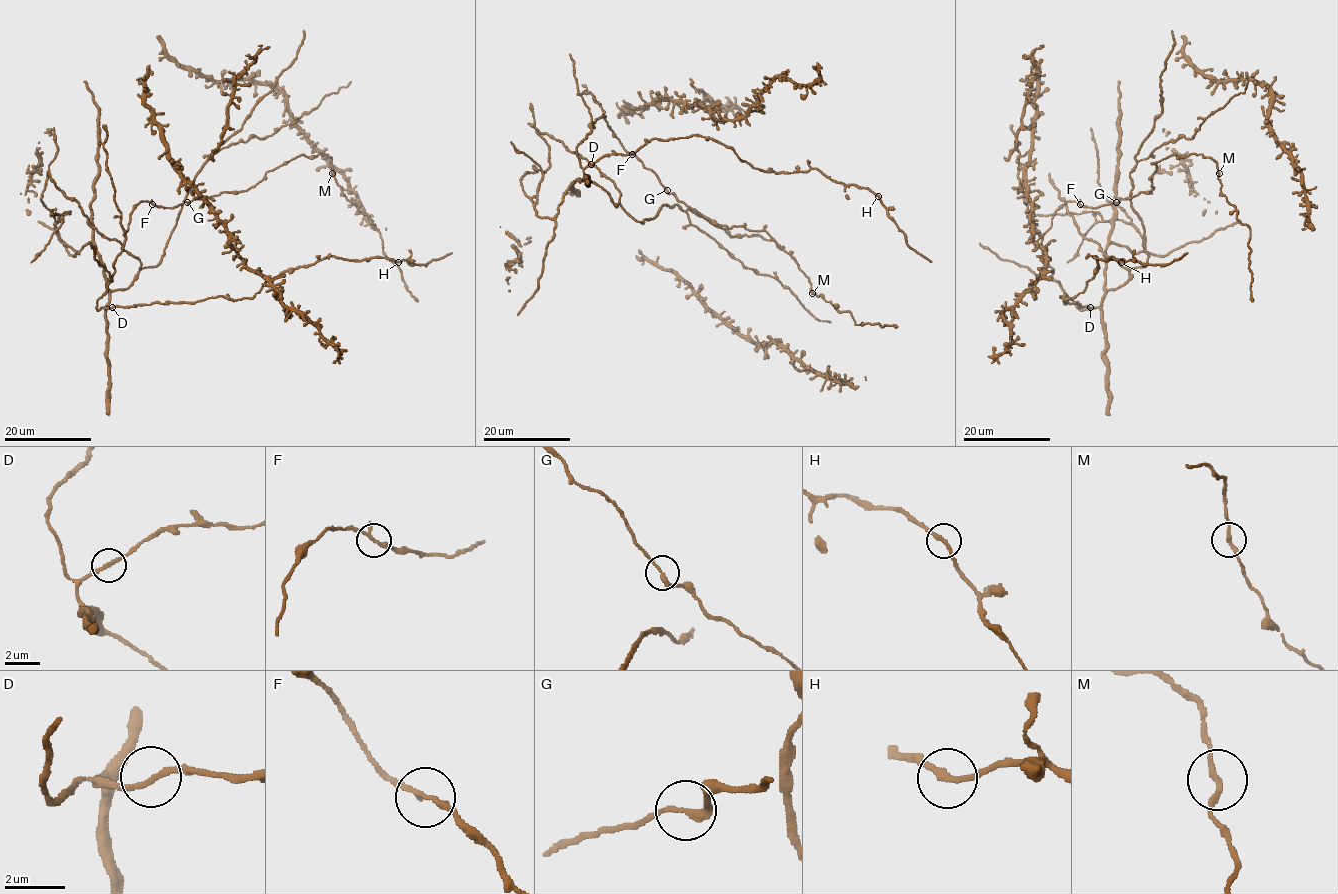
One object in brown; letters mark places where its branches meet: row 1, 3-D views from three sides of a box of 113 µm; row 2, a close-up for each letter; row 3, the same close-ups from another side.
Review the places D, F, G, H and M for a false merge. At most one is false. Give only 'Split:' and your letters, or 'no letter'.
Split: no letter

